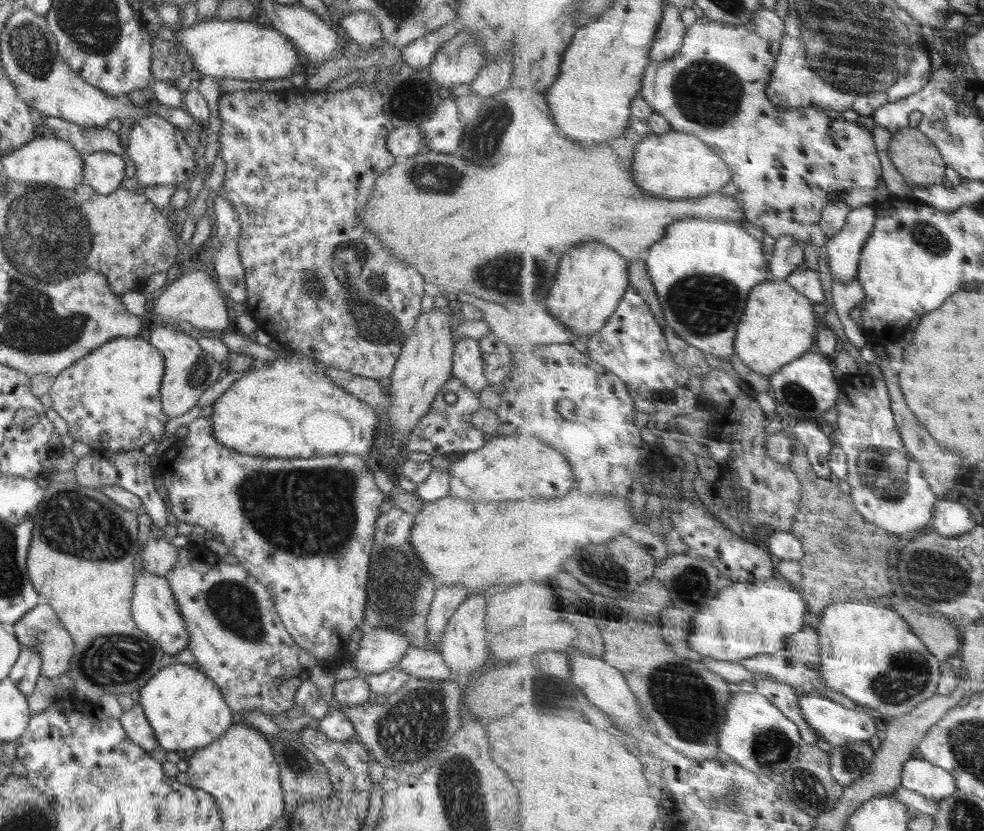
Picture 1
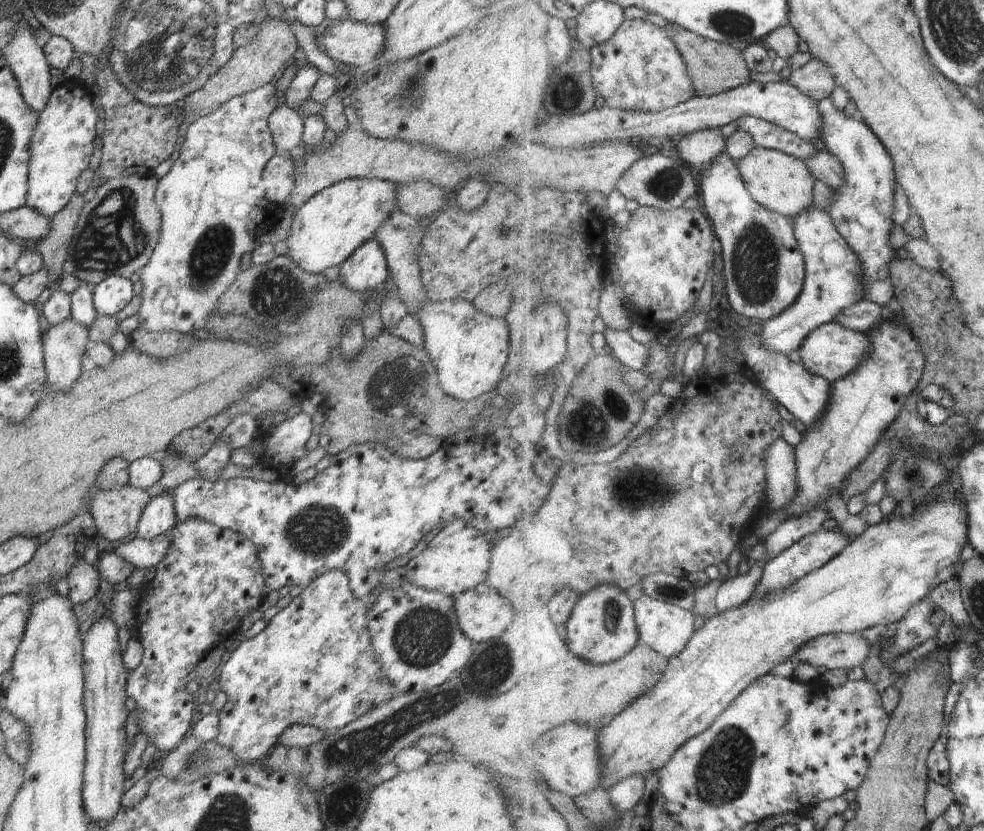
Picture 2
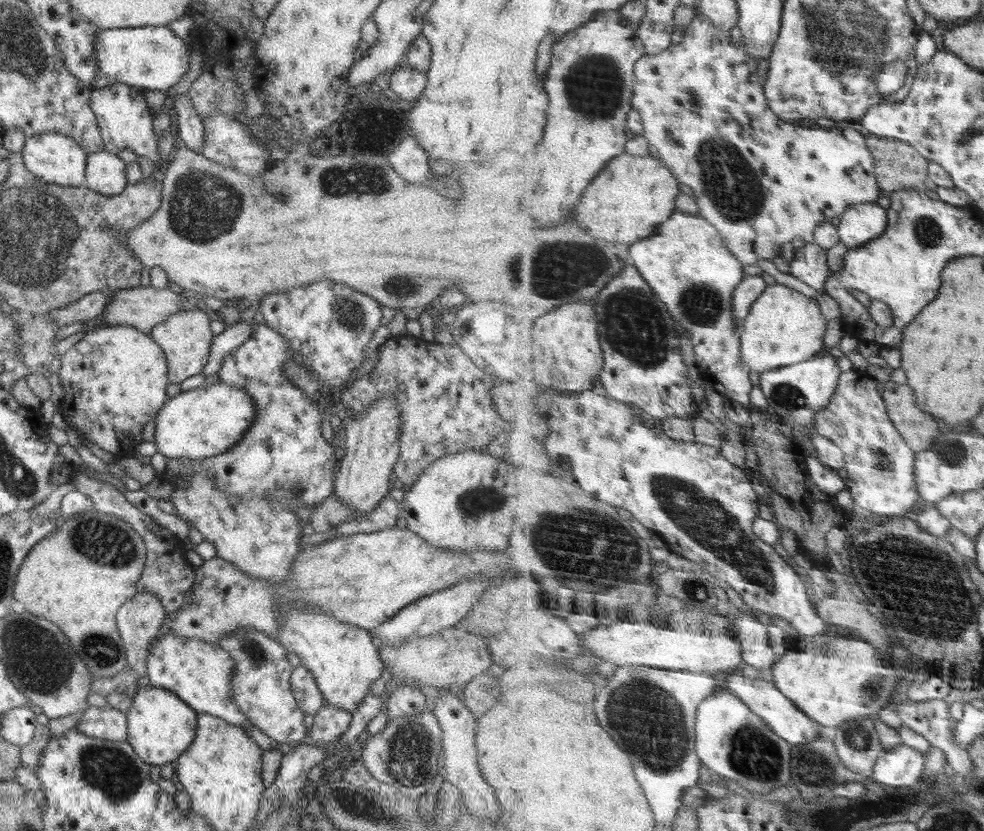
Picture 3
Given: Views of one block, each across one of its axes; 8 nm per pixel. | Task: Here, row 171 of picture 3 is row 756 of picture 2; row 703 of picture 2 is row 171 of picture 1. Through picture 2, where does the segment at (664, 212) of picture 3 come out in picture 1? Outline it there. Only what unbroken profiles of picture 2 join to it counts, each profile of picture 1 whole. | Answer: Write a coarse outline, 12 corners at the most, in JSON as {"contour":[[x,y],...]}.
{"contour":[[673,130],[640,140],[648,196],[721,192],[735,173],[707,141]]}

